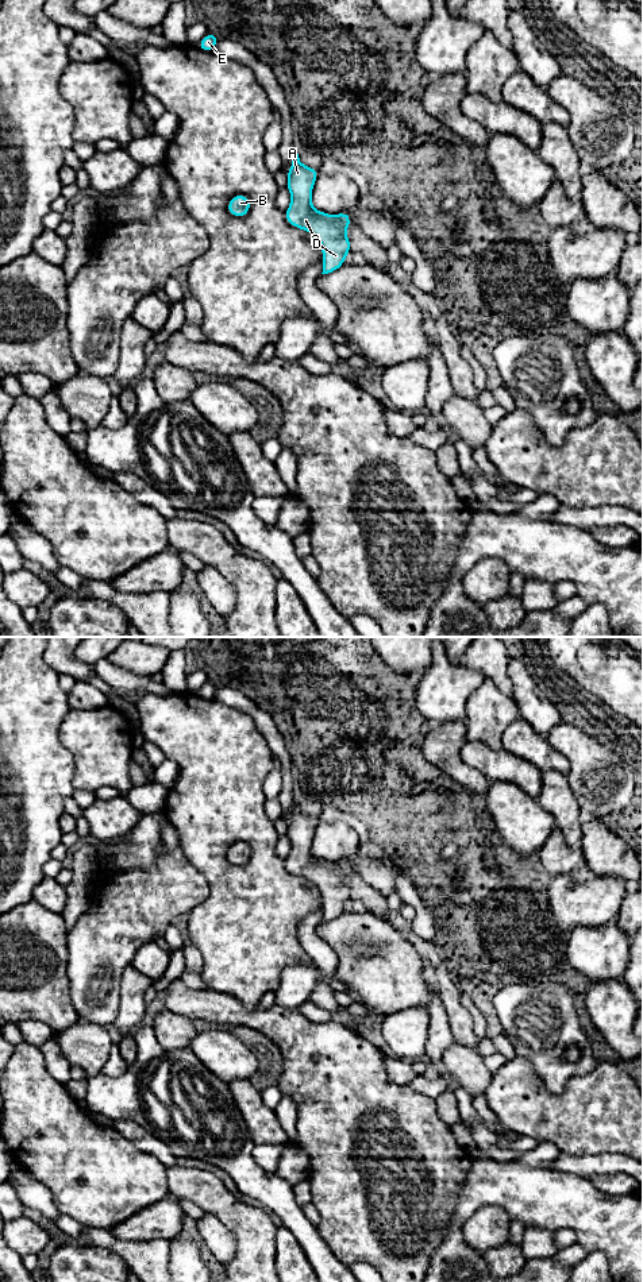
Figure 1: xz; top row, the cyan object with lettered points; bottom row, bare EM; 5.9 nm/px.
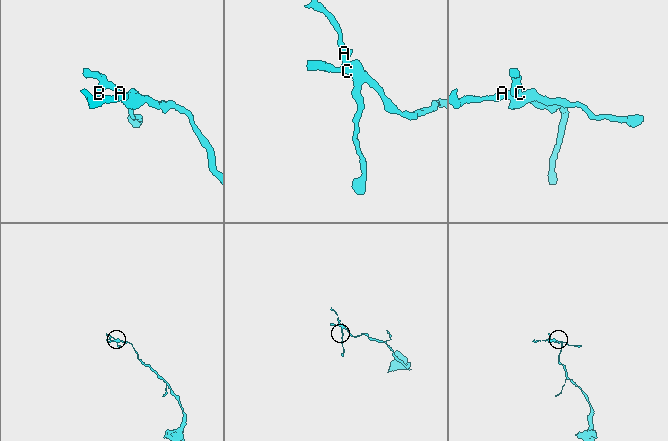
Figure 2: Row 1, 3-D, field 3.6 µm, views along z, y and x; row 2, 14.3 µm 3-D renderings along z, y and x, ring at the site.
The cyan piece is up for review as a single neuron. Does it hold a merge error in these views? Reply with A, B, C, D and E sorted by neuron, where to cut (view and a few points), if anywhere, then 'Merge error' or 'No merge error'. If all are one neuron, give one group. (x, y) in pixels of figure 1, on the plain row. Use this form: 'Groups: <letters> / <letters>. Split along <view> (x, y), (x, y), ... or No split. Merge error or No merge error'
Groups: A B C D E. No split. No merge error

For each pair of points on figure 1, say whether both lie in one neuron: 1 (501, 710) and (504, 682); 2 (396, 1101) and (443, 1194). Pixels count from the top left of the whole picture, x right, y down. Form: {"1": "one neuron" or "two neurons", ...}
{"1": "two neurons", "2": "one neuron"}

